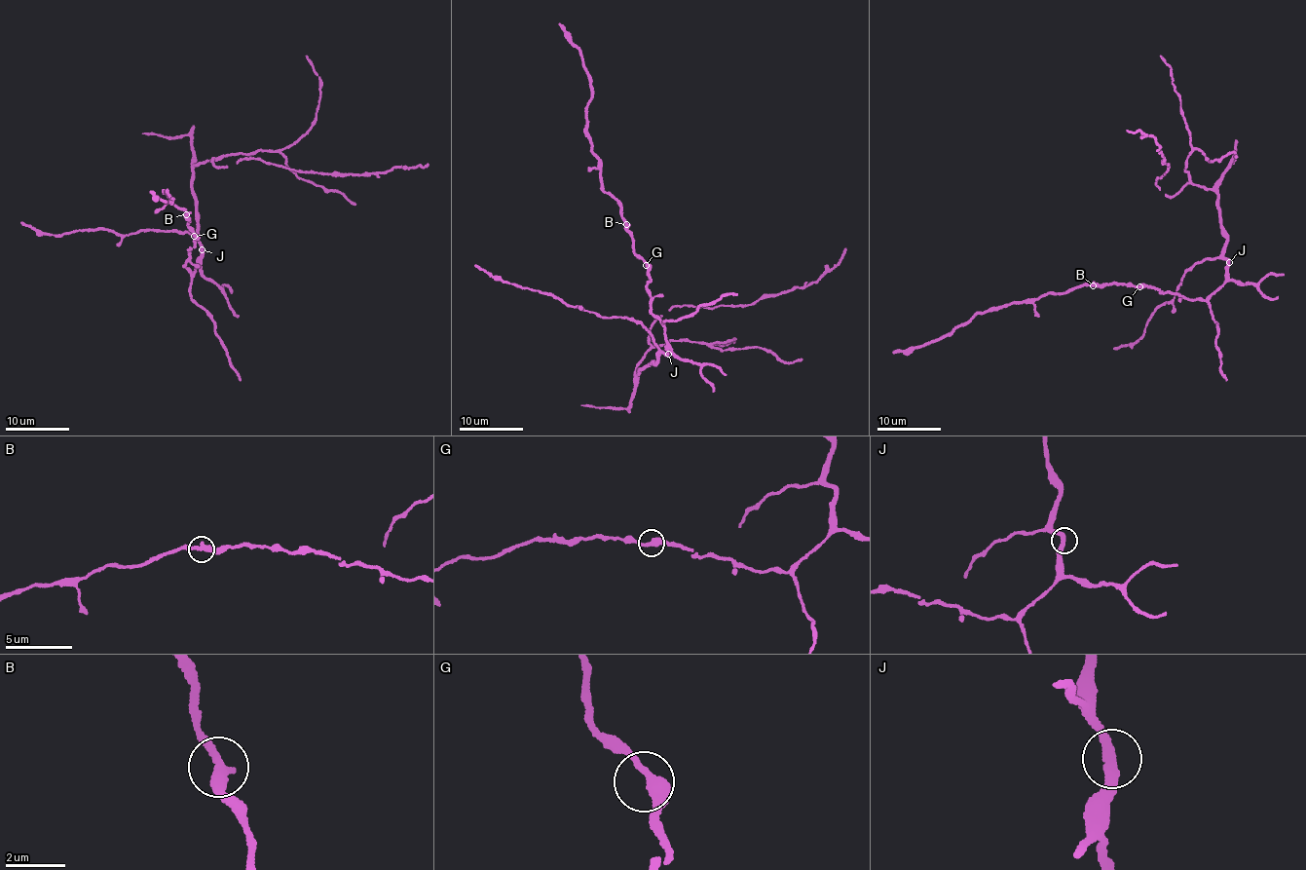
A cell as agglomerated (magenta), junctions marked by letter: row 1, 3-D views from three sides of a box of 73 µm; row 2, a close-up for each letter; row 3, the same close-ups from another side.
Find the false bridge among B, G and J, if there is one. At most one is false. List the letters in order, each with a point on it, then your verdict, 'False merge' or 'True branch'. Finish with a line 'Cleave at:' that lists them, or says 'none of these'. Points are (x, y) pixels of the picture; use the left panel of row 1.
B: Place: (186, 214). True branch
G: Place: (194, 236). True branch
J: Place: (202, 249). True branch
Cleave at: none of these

